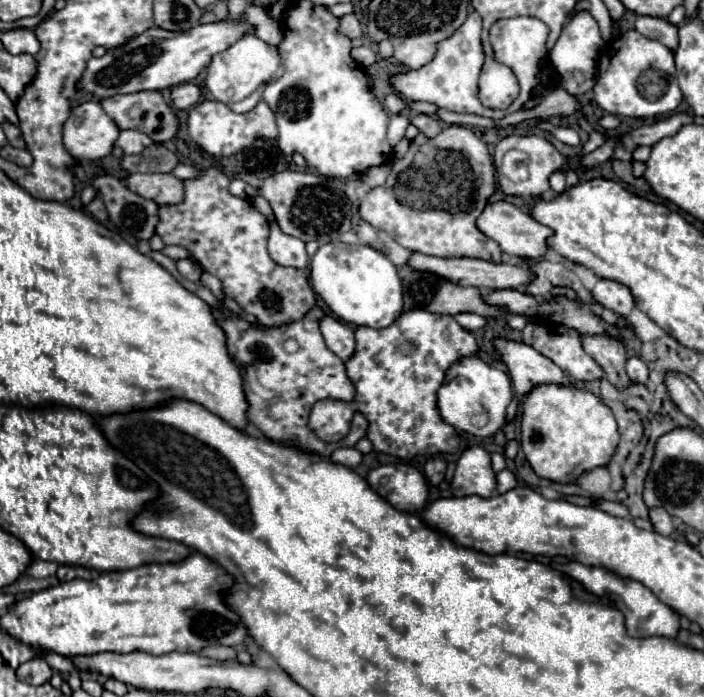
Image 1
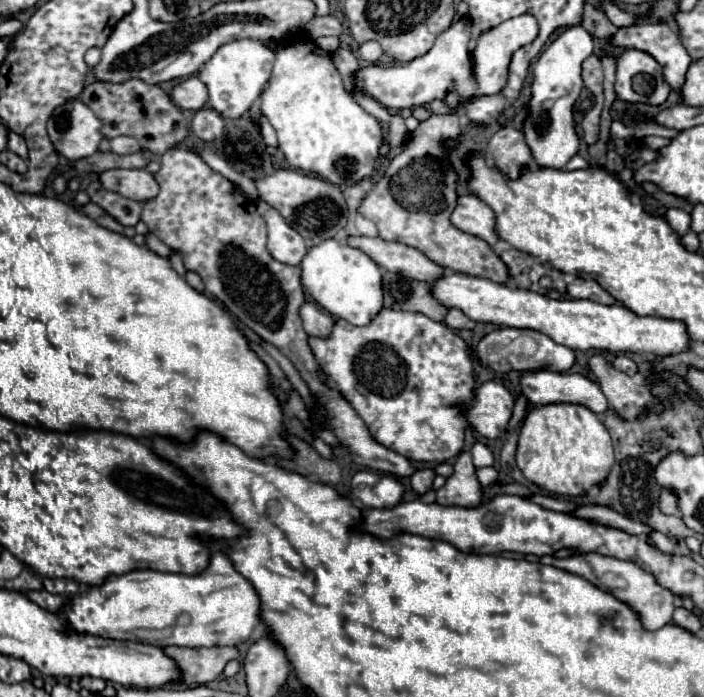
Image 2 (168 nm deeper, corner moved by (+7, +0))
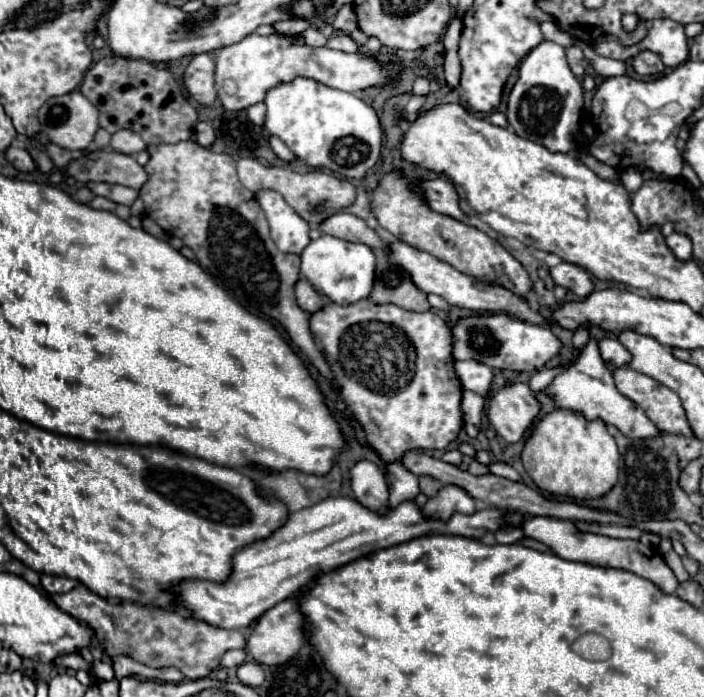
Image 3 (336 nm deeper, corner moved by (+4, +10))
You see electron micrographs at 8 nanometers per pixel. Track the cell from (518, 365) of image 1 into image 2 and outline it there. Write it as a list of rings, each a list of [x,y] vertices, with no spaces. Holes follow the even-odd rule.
[[[549,369],[523,371],[519,377],[521,393],[531,405],[579,403],[601,415],[609,403],[599,385],[577,373],[555,373]]]

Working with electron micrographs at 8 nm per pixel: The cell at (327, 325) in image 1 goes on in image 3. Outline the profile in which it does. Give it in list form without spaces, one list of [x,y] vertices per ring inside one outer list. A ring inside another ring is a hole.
[[[300,277],[296,281],[296,287],[294,289],[296,289],[296,301],[298,301],[300,309],[304,309],[308,313],[314,313],[314,311],[318,311],[324,305],[322,295],[308,283],[308,279]]]

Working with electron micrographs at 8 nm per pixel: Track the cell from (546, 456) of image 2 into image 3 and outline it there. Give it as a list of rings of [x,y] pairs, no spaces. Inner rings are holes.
[[[556,409],[540,419],[540,423],[534,427],[530,439],[526,441],[526,447],[522,451],[522,465],[526,473],[532,477],[538,489],[550,493],[550,495],[562,495],[578,501],[590,501],[604,497],[618,481],[618,447],[614,437],[608,433],[606,425],[602,421],[586,421],[582,415]]]

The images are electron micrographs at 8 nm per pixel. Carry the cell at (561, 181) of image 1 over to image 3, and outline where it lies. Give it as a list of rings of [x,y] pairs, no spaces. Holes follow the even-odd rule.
[[[542,41],[522,59],[518,67],[518,79],[508,95],[506,109],[510,129],[518,137],[542,143],[554,153],[570,153],[578,149],[582,107],[582,85],[568,67],[564,47],[552,41]]]

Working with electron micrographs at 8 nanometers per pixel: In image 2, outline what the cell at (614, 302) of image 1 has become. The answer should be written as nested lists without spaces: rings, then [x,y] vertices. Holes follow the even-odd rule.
[[[575,279],[575,281],[567,287],[567,293],[569,293],[573,299],[589,299],[589,301],[595,301],[595,303],[601,303],[601,305],[613,305],[613,303],[615,303],[613,295],[609,295],[597,281]]]

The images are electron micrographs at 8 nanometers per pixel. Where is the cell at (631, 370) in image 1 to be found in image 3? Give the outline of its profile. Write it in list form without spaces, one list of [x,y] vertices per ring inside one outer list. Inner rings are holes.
[[[604,337],[600,341],[600,355],[606,363],[612,363],[616,367],[630,363],[630,353],[624,349],[624,345],[620,345],[616,337]]]

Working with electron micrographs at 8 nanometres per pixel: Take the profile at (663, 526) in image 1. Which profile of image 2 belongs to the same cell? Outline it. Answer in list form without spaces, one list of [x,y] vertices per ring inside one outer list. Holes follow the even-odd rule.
[[[669,489],[661,491],[659,507],[661,507],[661,513],[665,513],[665,515],[677,515],[679,513],[679,509],[677,509],[677,497]]]

